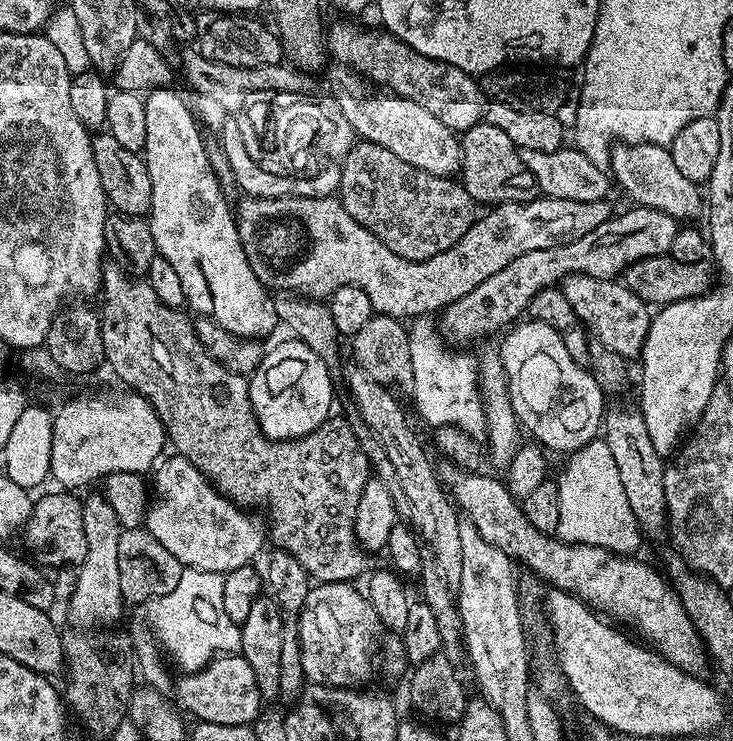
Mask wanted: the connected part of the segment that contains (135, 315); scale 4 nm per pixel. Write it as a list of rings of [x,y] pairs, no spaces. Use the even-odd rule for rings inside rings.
[[[115,262],[104,265],[103,296],[98,313],[107,367],[112,367],[113,374],[124,383],[121,385],[125,389],[145,396],[152,403],[164,424],[167,443],[171,447],[173,444],[179,455],[194,462],[194,466],[198,466],[198,470],[229,500],[241,506],[268,504],[266,520],[270,525],[271,543],[273,540],[279,551],[294,554],[313,581],[321,584],[355,581],[355,576],[364,568],[363,558],[348,556],[346,549],[336,548],[336,542],[342,538],[342,528],[348,530],[353,527],[358,500],[370,477],[368,456],[355,430],[344,420],[329,418],[305,436],[272,440],[264,434],[256,420],[248,396],[249,381],[226,370],[222,362],[207,352],[195,332],[193,317],[187,311],[162,302],[147,279],[133,278]]]

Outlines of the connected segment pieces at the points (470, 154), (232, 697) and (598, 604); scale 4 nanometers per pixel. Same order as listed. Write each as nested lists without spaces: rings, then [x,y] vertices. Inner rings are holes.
[[[481,122],[467,128],[459,137],[459,142],[461,157],[458,176],[477,205],[521,204],[536,199],[538,189],[534,174],[530,174],[523,155],[505,132]]]
[[[237,653],[213,657],[205,667],[179,678],[176,686],[177,703],[201,723],[208,721],[218,725],[251,725],[260,712],[260,706],[264,704],[250,664]]]
[[[447,462],[438,468],[443,486],[456,508],[490,546],[498,546],[498,550],[514,562],[521,560],[545,585],[576,596],[613,621],[633,624],[656,652],[682,671],[696,677],[705,675],[708,664],[710,668],[710,657],[704,642],[694,622],[690,622],[679,594],[661,573],[660,577],[646,561],[635,560],[635,555],[607,552],[589,544],[567,544],[555,535],[534,530],[517,497],[508,491],[507,483],[476,471],[480,470],[465,470]]]

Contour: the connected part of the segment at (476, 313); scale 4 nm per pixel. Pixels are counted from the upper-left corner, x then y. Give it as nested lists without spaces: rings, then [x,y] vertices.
[[[628,206],[621,216],[620,213],[612,215],[606,222],[602,222],[602,226],[598,226],[598,230],[590,230],[590,234],[585,234],[583,238],[578,238],[574,242],[566,242],[566,246],[530,250],[526,254],[514,258],[514,262],[510,262],[510,266],[502,266],[502,270],[498,270],[498,274],[486,278],[486,282],[482,282],[482,286],[474,286],[474,290],[470,290],[470,294],[458,298],[458,302],[448,304],[443,308],[438,316],[439,333],[452,346],[464,346],[460,344],[480,340],[483,336],[490,335],[491,332],[498,331],[497,333],[499,333],[517,323],[527,313],[534,294],[547,288],[557,287],[570,275],[590,275],[591,278],[615,280],[631,264],[642,258],[668,255],[670,245],[674,242],[674,234],[678,234],[680,227],[681,225],[673,216],[664,214],[662,210]]]

